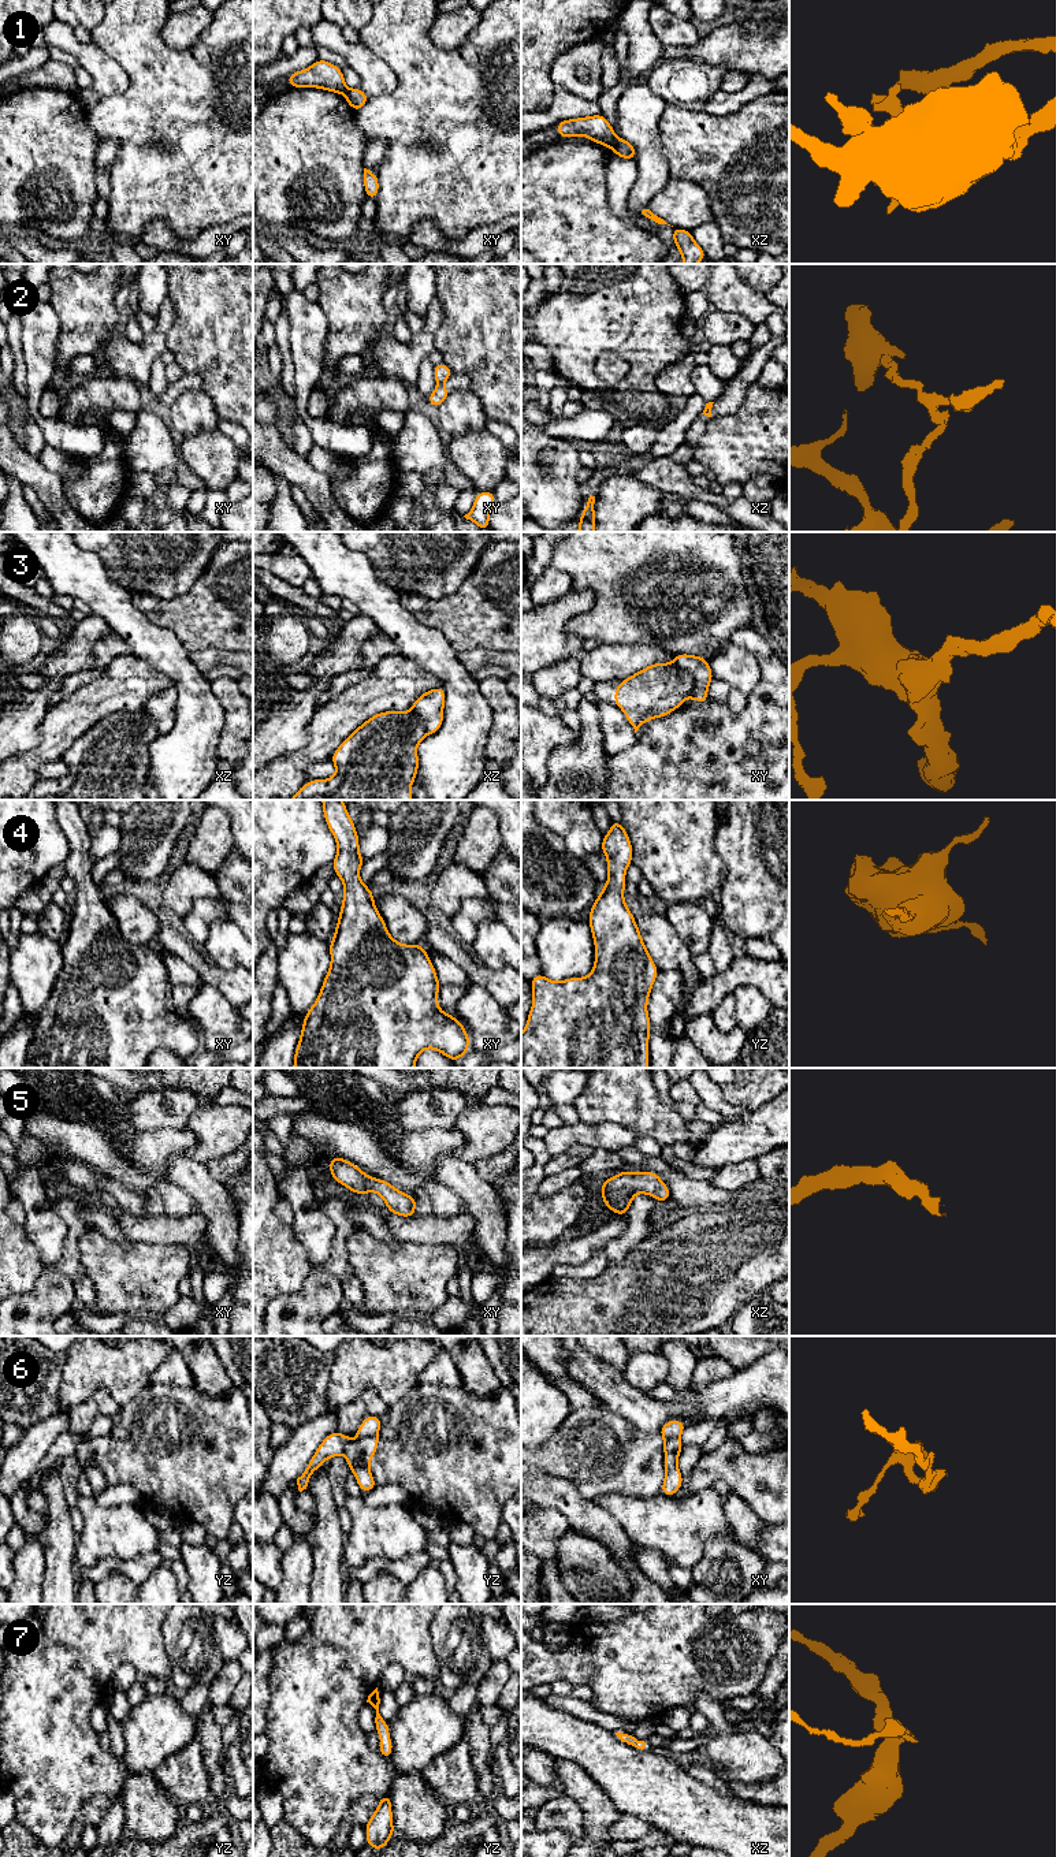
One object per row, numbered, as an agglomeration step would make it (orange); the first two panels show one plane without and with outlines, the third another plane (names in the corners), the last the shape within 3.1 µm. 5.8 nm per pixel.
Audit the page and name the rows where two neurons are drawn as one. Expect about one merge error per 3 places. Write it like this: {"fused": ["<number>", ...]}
{"fused": ["1", "2", "3"]}

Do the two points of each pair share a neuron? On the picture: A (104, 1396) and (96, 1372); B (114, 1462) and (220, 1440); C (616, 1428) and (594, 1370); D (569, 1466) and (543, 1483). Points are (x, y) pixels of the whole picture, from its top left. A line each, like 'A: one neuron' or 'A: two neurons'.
A: two neurons
B: one neuron
C: two neurons
D: two neurons

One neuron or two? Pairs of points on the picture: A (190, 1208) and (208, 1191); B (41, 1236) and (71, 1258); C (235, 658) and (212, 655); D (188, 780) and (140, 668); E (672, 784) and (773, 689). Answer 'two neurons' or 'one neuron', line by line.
A: two neurons
B: two neurons
C: one neuron
D: two neurons
E: one neuron

